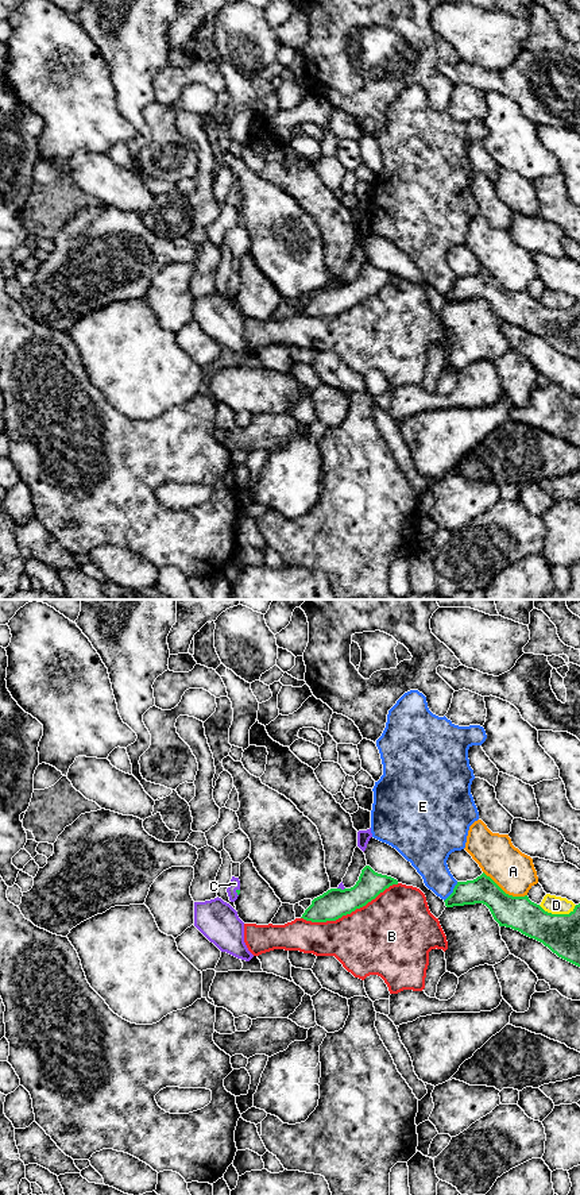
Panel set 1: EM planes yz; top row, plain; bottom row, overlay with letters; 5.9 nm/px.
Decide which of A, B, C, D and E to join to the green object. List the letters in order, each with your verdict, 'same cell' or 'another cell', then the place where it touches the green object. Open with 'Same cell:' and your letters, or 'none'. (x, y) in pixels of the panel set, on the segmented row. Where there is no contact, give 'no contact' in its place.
Same cell: none
A: another cell | yz (503, 891)
B: another cell | yz (350, 913)
C: another cell | yz (236, 891)
D: another cell | yz (557, 914)
E: another cell | yz (453, 891)

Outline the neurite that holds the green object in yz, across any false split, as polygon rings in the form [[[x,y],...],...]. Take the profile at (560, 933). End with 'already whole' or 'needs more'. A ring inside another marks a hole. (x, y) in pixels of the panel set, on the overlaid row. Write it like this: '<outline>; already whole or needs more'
[[[484,872],[473,880],[457,882],[444,902],[446,907],[483,903],[499,926],[518,930],[580,967],[580,903],[569,914],[552,914],[527,895],[506,894]]]; already whole

